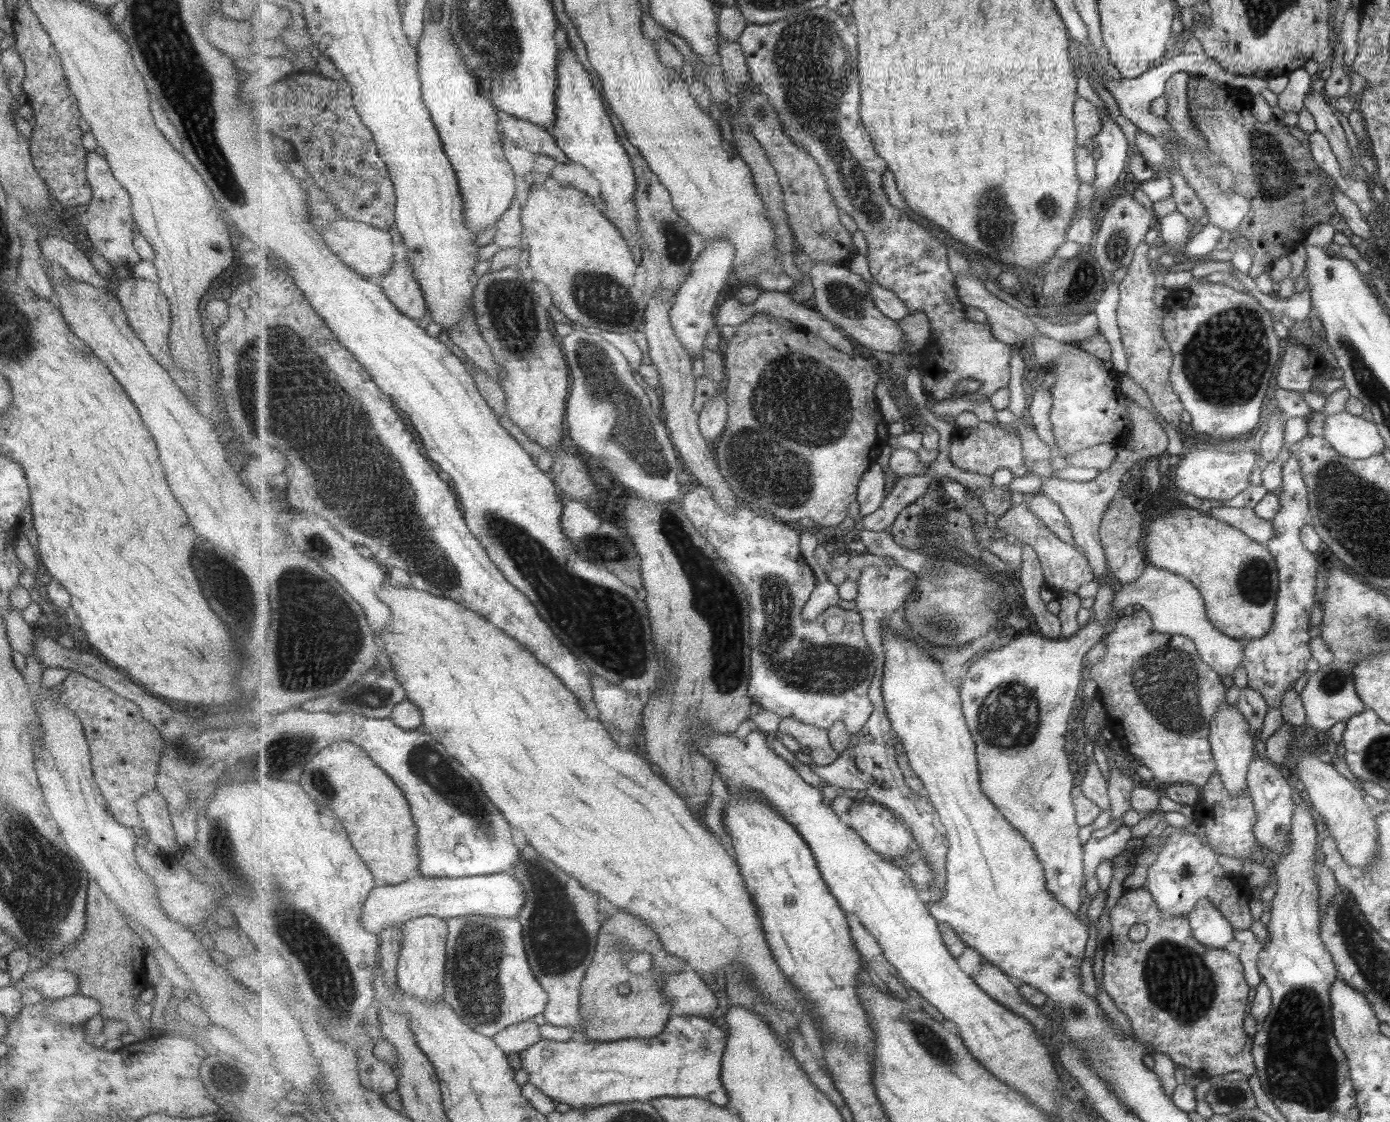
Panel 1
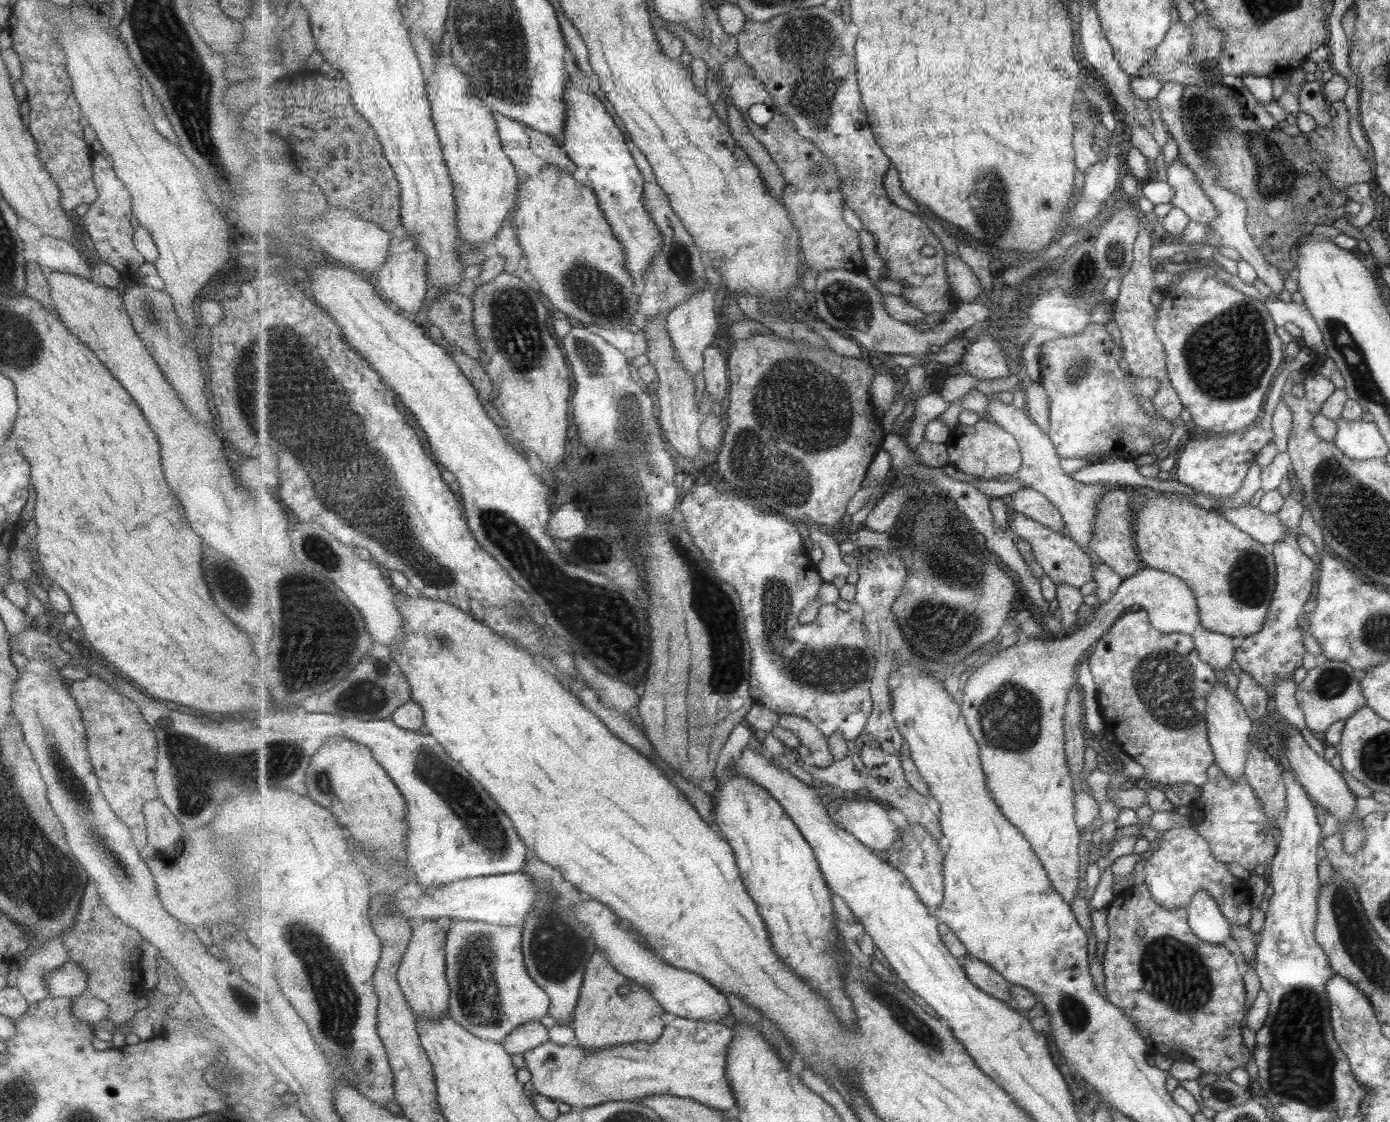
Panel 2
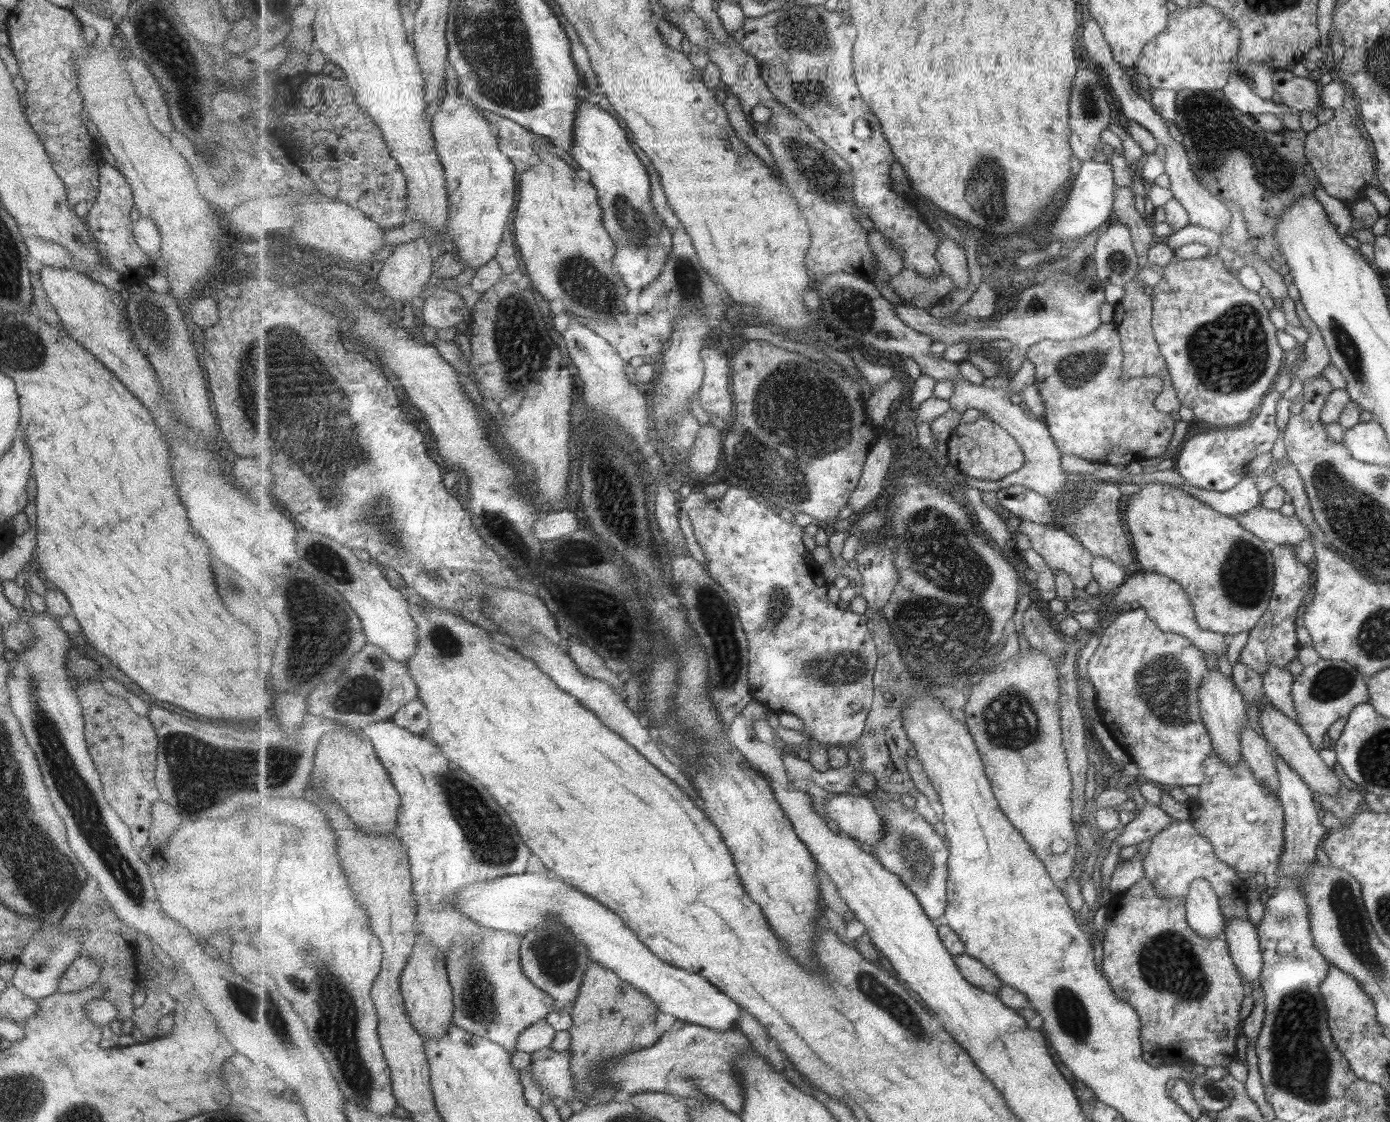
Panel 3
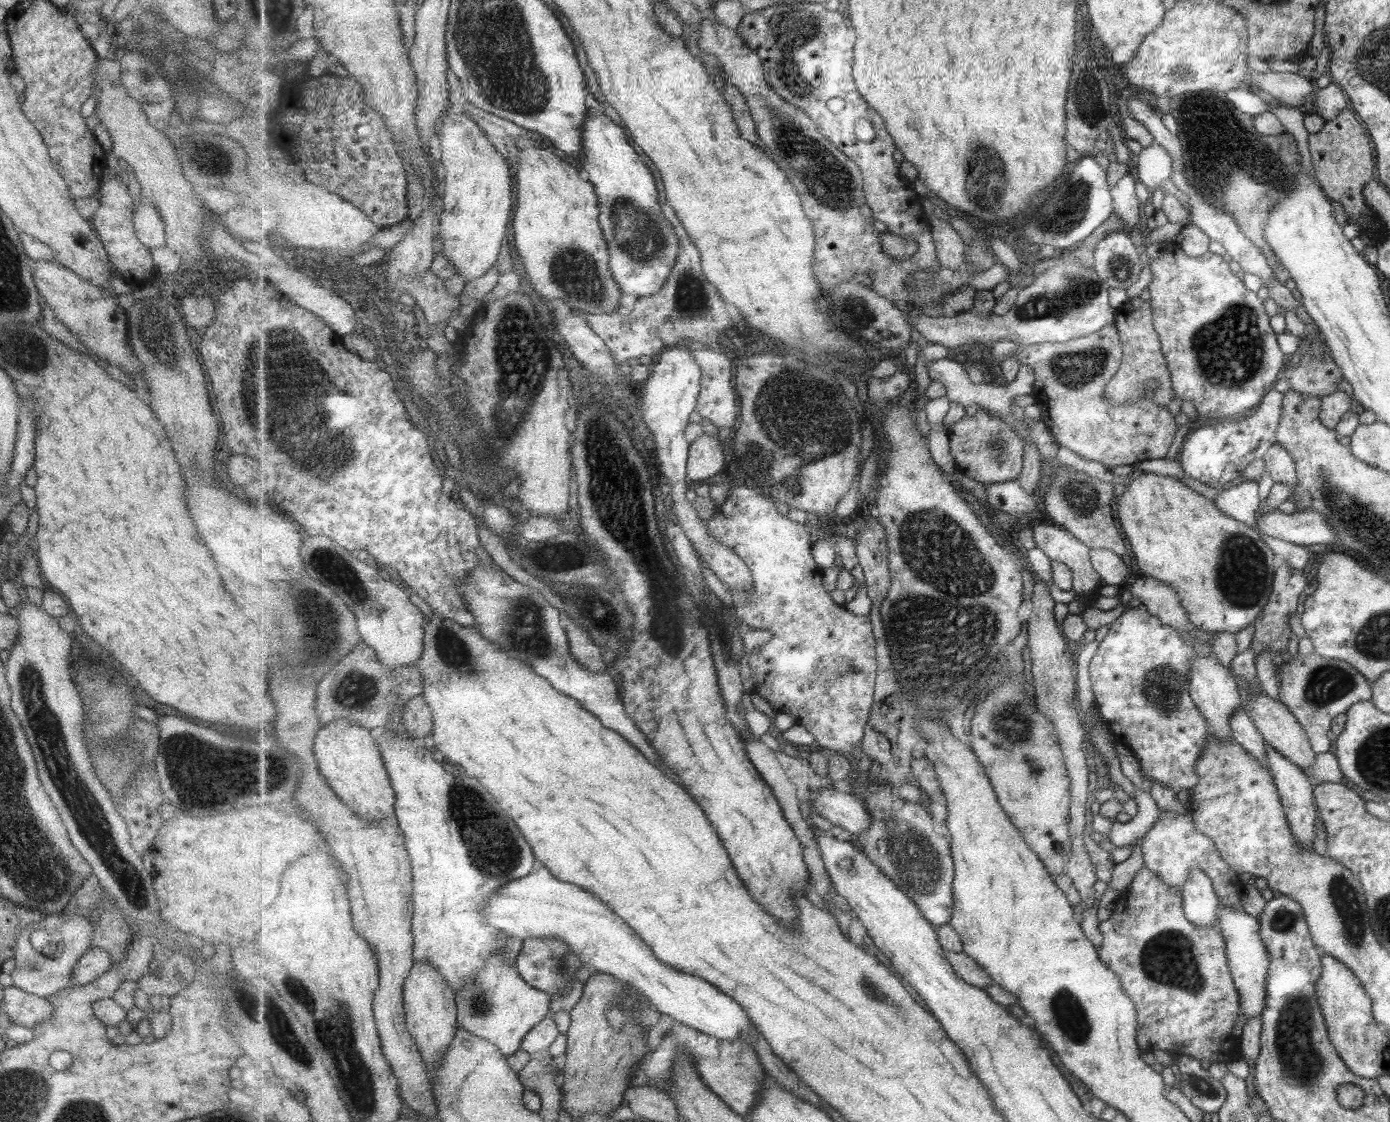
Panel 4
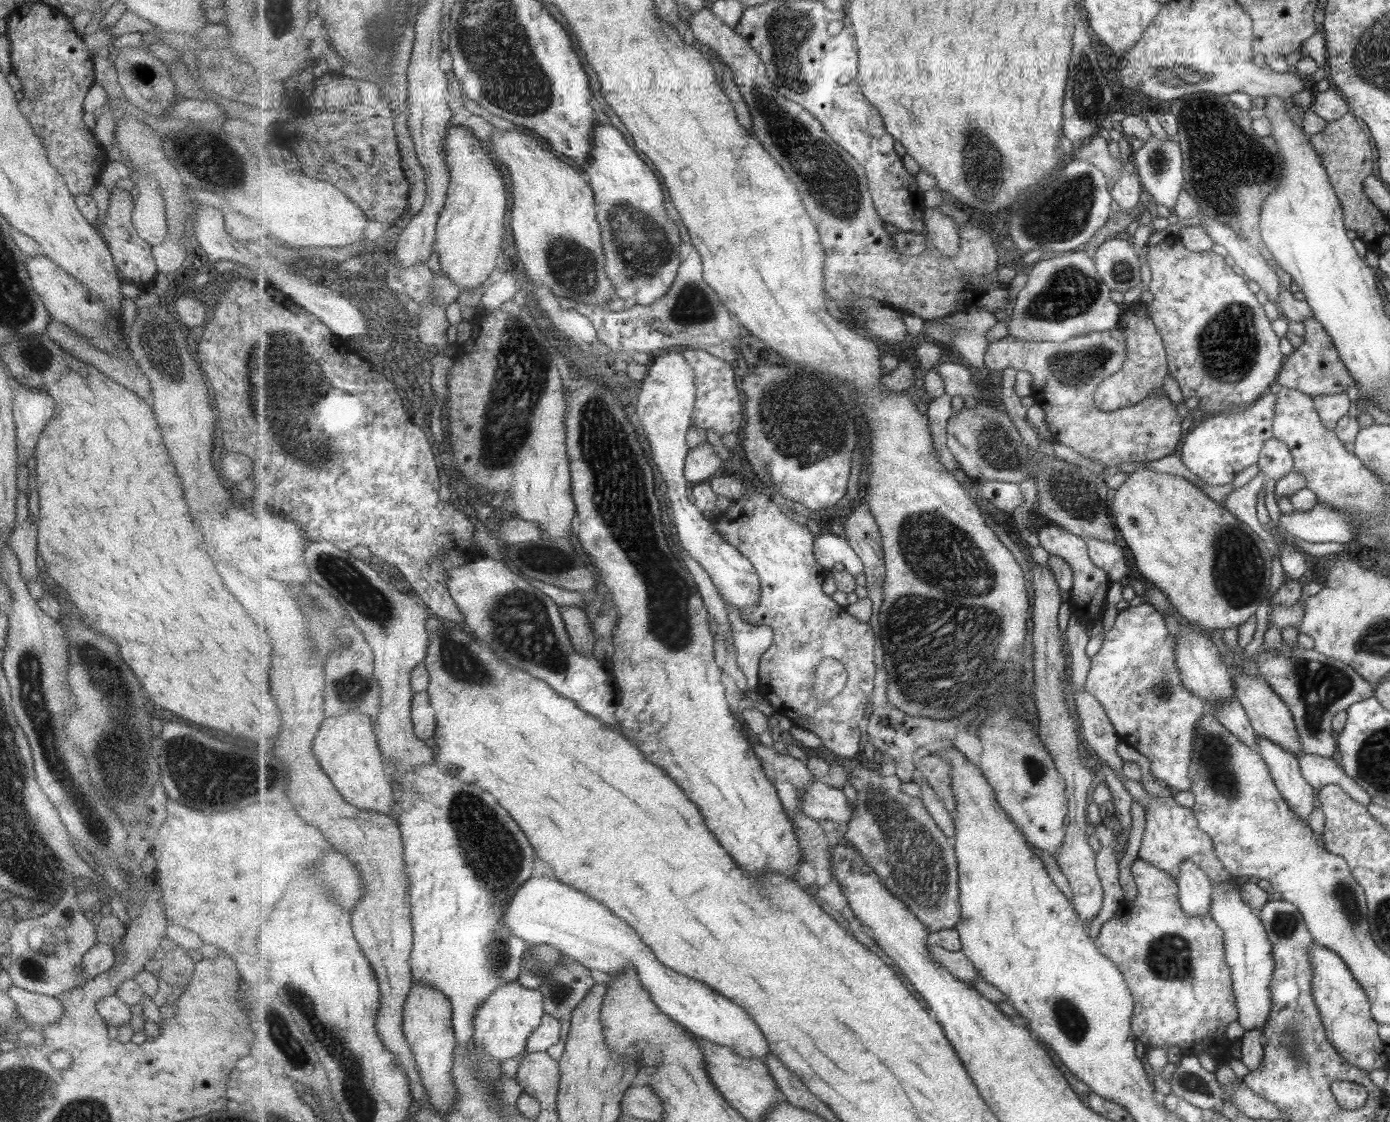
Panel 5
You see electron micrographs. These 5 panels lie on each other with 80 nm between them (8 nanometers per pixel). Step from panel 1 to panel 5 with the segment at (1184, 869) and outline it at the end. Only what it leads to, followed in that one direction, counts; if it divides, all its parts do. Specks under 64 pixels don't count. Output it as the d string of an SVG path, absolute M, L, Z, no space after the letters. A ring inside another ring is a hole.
M1172 795L1165 798L1150 796L1143 821L1145 822L1144 831L1137 852L1139 859L1162 870L1175 881L1180 876L1180 866L1185 860L1195 863L1202 871L1206 872L1212 884L1222 882L1222 880L1234 879L1217 858L1214 850L1215 844L1197 826L1196 817L1192 811L1175 803Z

